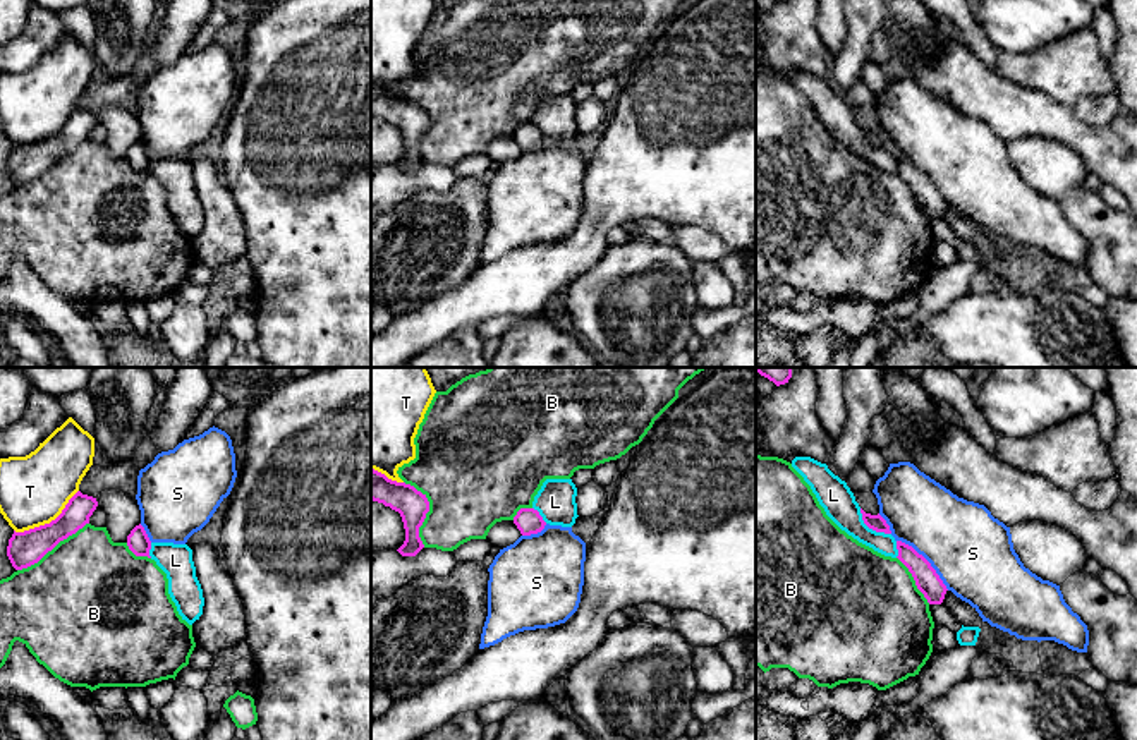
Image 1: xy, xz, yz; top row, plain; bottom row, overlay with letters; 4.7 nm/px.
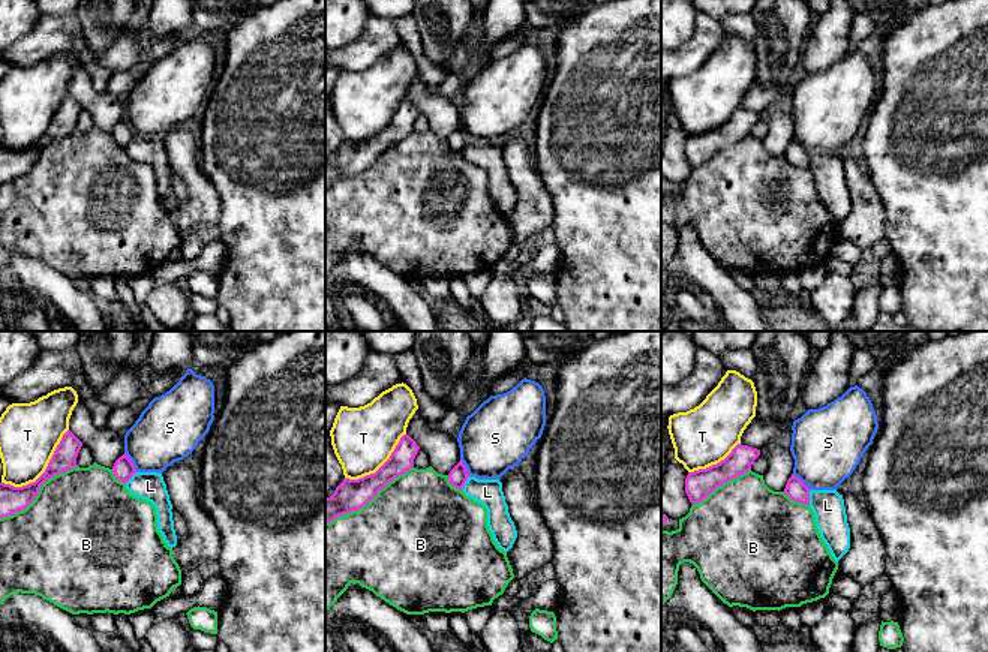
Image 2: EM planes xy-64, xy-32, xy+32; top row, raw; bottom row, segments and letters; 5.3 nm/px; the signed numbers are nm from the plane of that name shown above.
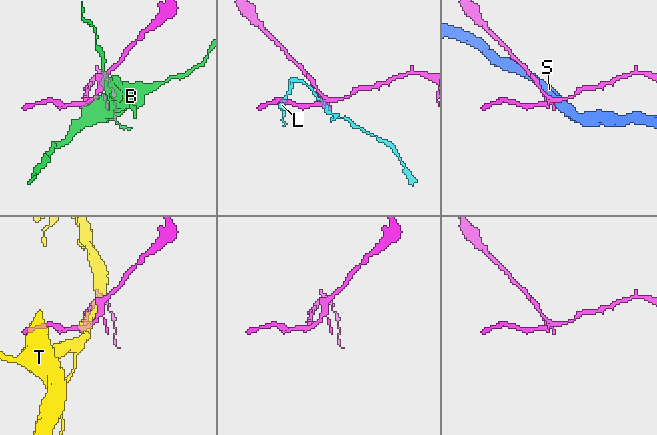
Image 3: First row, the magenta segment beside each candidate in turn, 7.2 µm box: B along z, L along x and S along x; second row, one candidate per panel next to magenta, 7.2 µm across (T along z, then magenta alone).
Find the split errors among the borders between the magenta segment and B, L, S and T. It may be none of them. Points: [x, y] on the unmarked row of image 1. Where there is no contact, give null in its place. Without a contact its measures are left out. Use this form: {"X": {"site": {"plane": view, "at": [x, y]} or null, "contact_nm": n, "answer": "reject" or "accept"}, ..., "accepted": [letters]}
{"B": {"site": {"plane": "xz", "at": [428, 126]}, "contact_nm": 320, "answer": "reject"}, "L": {"site": {"plane": "yz", "at": [871, 143]}, "contact_nm": 200, "answer": "reject"}, "S": {"site": {"plane": "yz", "at": [926, 175]}, "contact_nm": 340, "answer": "reject"}, "T": {"site": {"plane": "xy", "at": [50, 138]}, "contact_nm": 360, "answer": "reject"}, "accepted": []}

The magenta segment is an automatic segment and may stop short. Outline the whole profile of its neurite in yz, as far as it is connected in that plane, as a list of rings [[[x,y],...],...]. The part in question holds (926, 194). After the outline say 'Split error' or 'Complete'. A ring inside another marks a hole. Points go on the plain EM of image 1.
[[[897,156],[898,175],[912,189],[917,204],[924,209],[929,220],[941,220],[946,209],[946,201],[931,182],[931,179],[919,170],[912,161]]]. Complete

